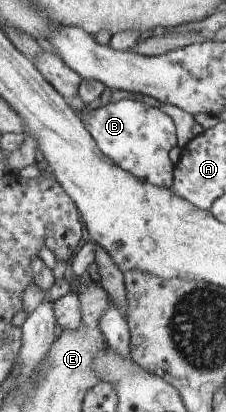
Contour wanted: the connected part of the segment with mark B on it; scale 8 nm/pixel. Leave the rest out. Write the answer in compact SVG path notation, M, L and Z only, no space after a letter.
M132 99L114 101L101 108L89 105L83 111L82 120L88 131L91 131L100 149L115 164L136 178L158 187L169 188L172 185L172 165L168 159L168 151L176 145L176 135L170 117L154 107Z

